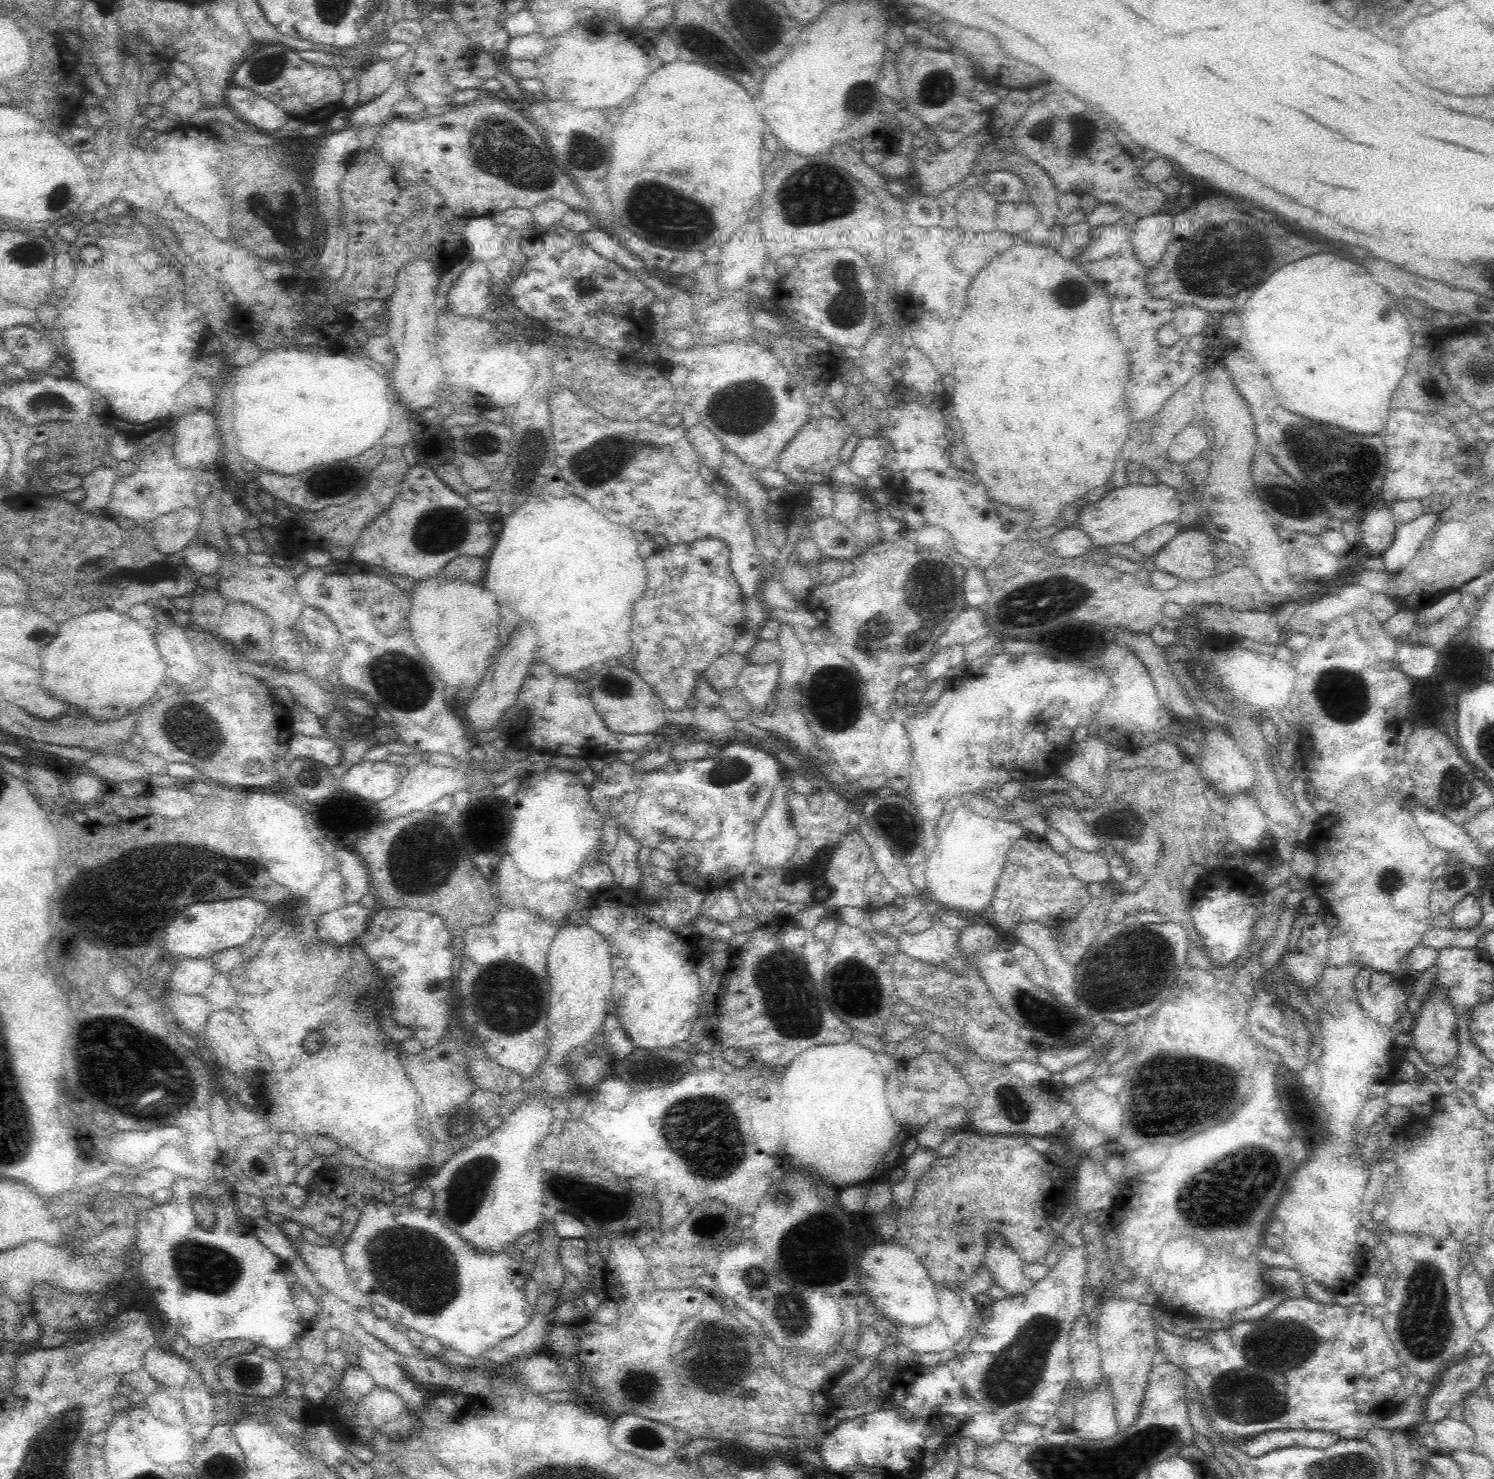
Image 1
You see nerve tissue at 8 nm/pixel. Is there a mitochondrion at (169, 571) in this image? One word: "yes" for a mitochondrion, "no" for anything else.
yes

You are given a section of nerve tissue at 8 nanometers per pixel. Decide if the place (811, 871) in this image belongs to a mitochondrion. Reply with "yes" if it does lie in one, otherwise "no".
yes

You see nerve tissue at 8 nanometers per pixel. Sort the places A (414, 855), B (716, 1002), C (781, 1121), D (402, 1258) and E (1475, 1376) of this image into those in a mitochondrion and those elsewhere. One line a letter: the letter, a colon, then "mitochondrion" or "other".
A: mitochondrion
B: other
C: other
D: mitochondrion
E: other

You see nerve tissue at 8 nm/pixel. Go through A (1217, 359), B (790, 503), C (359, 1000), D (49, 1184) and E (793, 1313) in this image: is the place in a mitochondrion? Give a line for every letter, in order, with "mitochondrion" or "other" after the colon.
A: other
B: other
C: mitochondrion
D: other
E: mitochondrion

